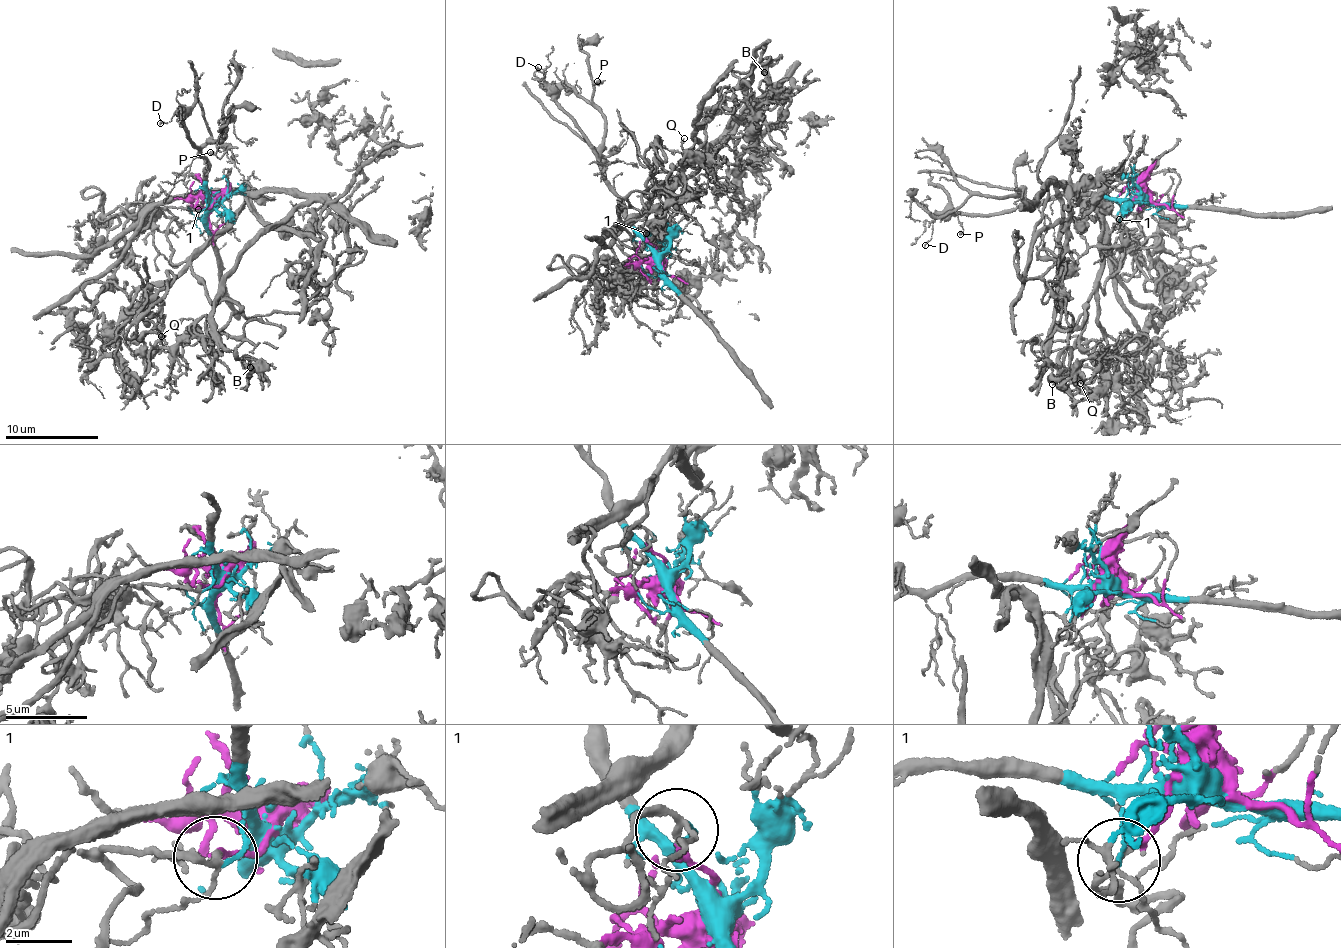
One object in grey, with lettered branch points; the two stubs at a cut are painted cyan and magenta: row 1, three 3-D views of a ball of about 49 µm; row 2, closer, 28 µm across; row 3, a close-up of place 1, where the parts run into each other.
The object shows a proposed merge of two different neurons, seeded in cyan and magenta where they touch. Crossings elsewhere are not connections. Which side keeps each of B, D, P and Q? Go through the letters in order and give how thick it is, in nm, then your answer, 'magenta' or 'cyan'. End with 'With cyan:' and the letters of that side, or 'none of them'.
B: 280 nm thick; magenta
D: 120 nm thick; cyan
P: 200 nm thick; cyan
Q: 160 nm thick; magenta
With cyan: D, P

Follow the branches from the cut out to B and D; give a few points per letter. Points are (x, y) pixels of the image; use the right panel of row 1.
B: (1148, 199), (1139, 194), (1116, 222), (1136, 231), (1104, 293), (1041, 351), (1053, 376), (1077, 371), (1053, 384)
D: (1146, 198), (1120, 200), (1079, 193), (1024, 200), (999, 212), (939, 217), (924, 246)

